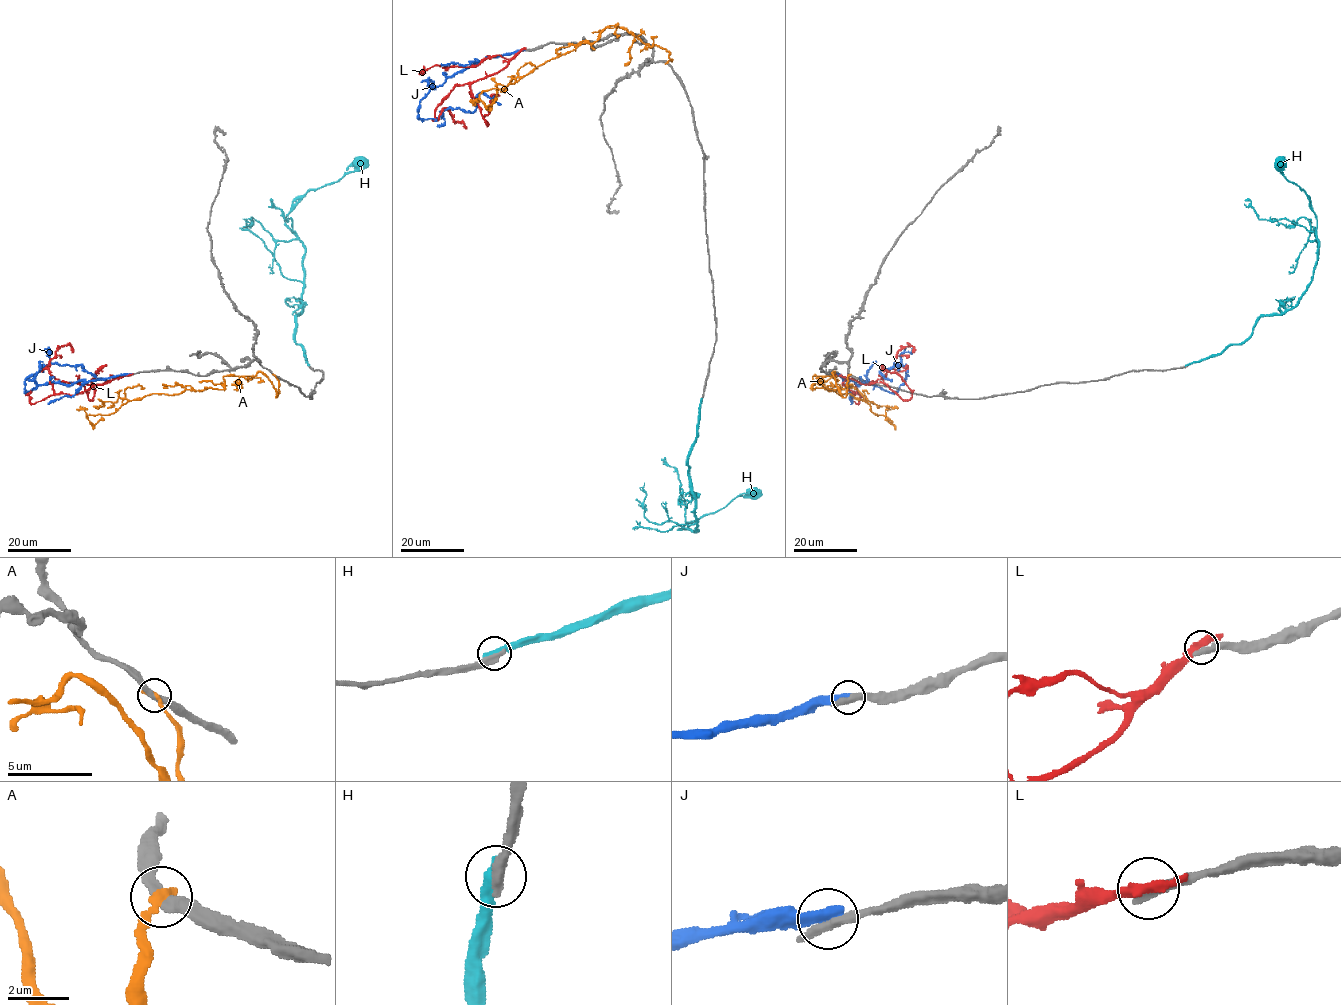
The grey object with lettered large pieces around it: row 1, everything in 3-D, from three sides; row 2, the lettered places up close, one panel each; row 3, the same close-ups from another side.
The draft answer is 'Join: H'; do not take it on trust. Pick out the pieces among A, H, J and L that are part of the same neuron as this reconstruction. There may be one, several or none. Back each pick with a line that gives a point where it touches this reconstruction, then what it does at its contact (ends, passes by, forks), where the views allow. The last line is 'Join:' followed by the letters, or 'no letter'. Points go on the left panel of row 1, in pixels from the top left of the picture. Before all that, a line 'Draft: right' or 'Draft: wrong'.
Draft: right
H: Touches grey at (308, 364). It ends there
Join: H

